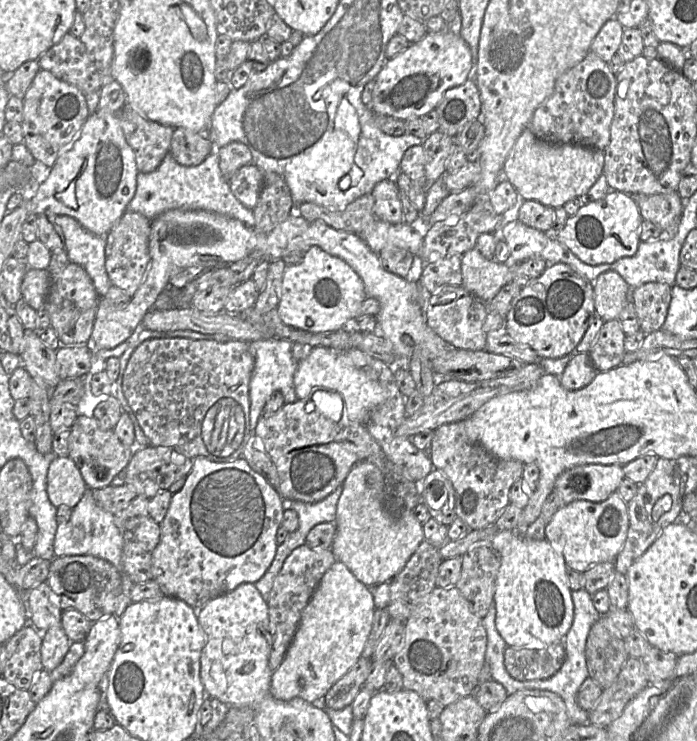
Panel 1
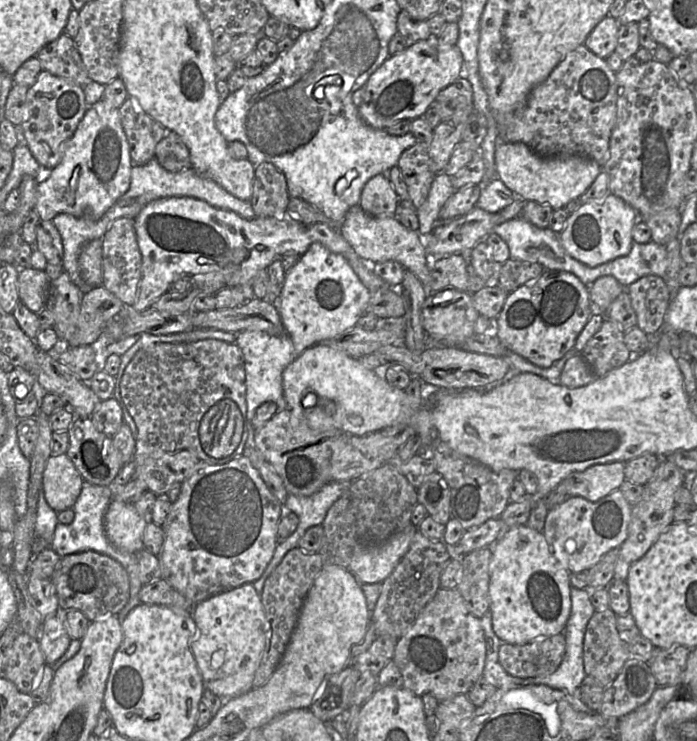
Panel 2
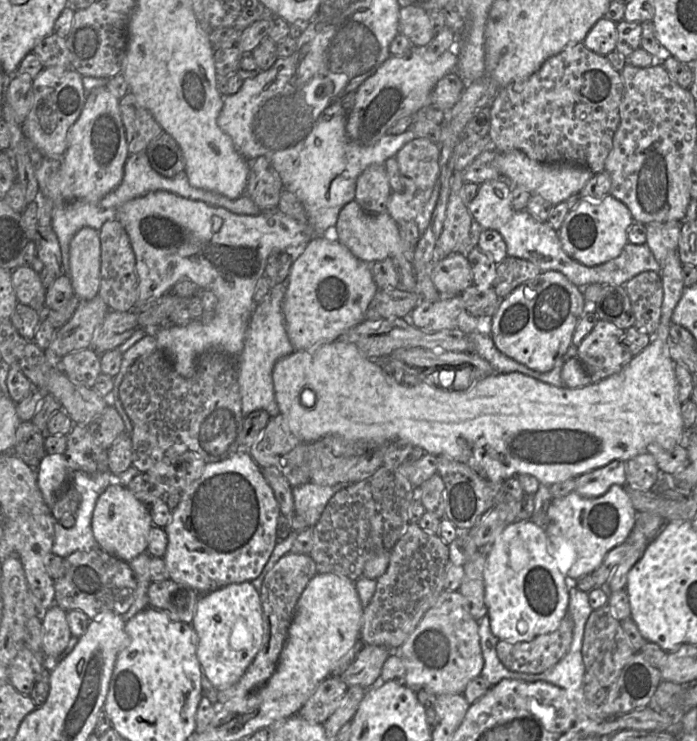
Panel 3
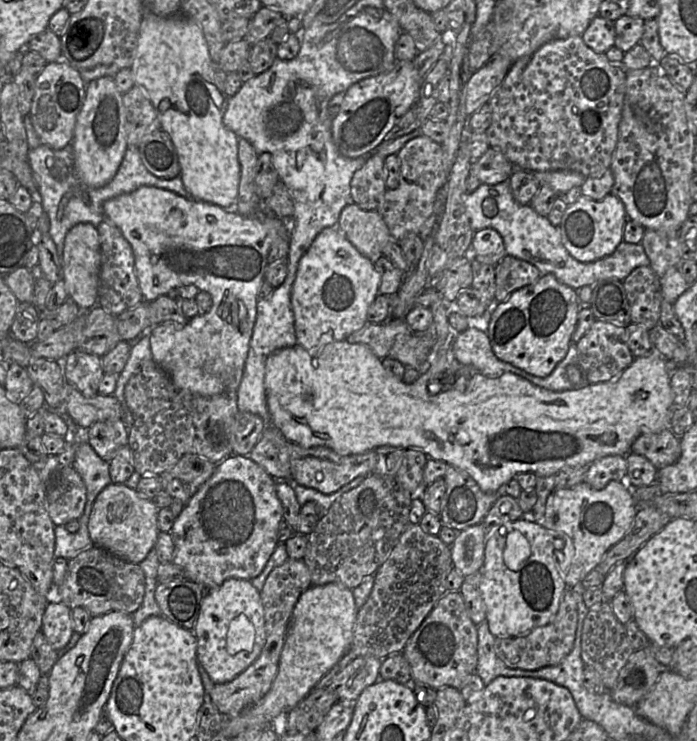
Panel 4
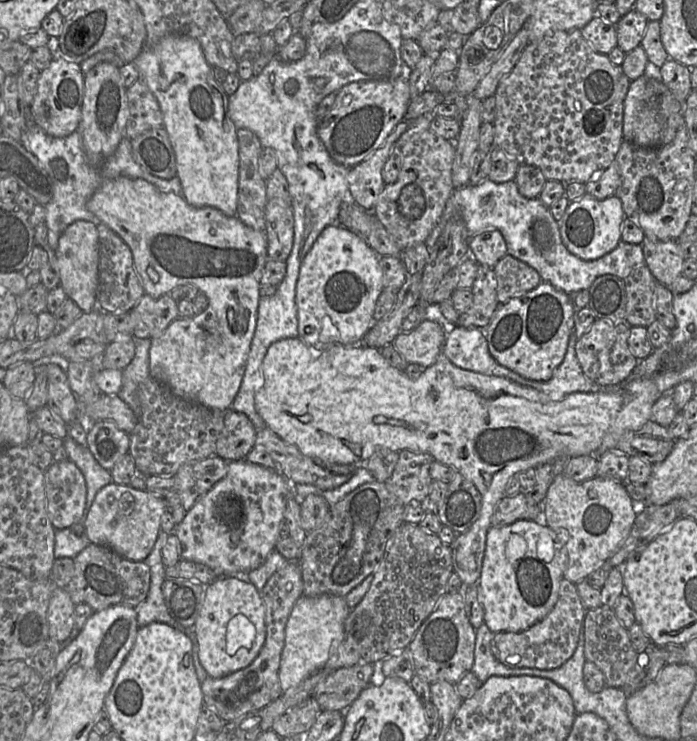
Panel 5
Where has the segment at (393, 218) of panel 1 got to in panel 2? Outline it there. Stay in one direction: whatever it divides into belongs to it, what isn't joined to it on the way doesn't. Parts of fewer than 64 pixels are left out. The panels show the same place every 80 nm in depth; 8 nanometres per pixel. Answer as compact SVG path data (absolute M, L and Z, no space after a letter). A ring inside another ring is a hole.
M387 173L372 177L363 187L359 206L365 213L373 216L395 217L400 199Z

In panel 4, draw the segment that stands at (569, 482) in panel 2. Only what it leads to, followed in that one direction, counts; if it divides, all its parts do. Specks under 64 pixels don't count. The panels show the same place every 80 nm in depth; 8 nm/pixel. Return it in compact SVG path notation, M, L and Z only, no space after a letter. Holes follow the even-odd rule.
M610 455L592 462L583 482L595 490L606 487L610 481L626 482L627 460L625 456Z

